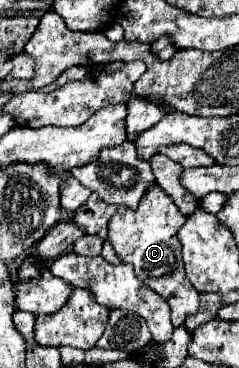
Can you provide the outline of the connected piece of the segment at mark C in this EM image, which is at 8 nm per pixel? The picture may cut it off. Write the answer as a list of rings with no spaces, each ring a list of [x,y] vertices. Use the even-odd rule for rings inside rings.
[[[155,183],[141,197],[137,209],[119,207],[107,225],[107,239],[121,257],[121,261],[133,265],[137,277],[155,293],[161,293],[161,297],[165,297],[165,301],[169,303],[173,327],[181,327],[185,317],[195,313],[195,309],[199,307],[199,293],[195,291],[191,281],[187,281],[181,259],[181,243],[177,239],[177,231],[183,227],[185,221],[187,217]]]

